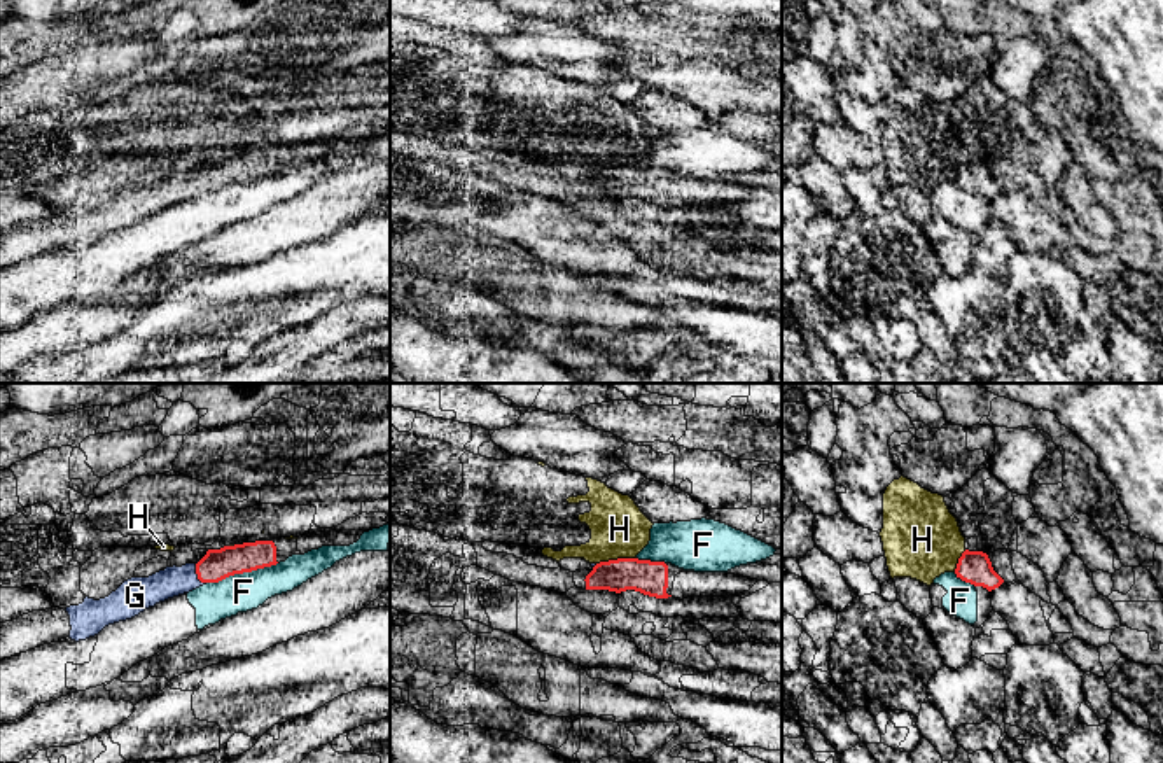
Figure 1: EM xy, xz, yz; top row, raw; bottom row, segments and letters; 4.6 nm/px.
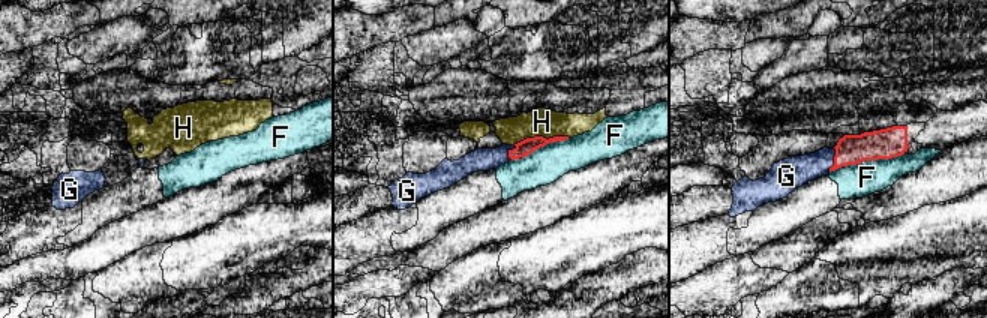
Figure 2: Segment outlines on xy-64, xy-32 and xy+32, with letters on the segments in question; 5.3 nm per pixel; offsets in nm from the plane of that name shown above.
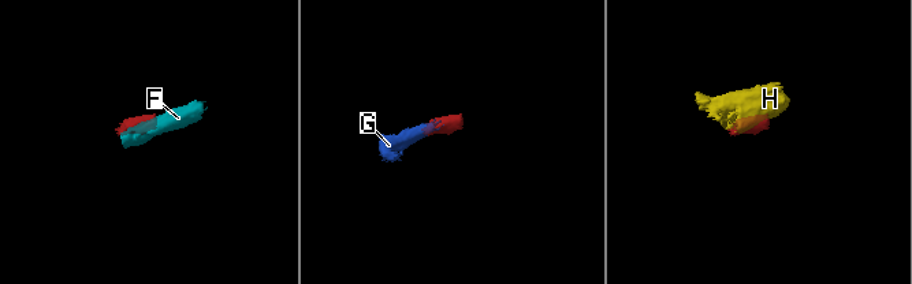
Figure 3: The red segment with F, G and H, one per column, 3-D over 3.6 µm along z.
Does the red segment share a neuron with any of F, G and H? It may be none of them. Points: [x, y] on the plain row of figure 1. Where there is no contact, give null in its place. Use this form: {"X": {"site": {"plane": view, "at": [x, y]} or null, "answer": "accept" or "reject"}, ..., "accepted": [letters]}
{"F": {"site": {"plane": "xy", "at": [242, 181]}, "answer": "reject"}, "G": {"site": {"plane": "xy", "at": [196, 181]}, "answer": "accept"}, "H": {"site": {"plane": "xz", "at": [618, 167]}, "answer": "reject"}, "accepted": ["G"]}

